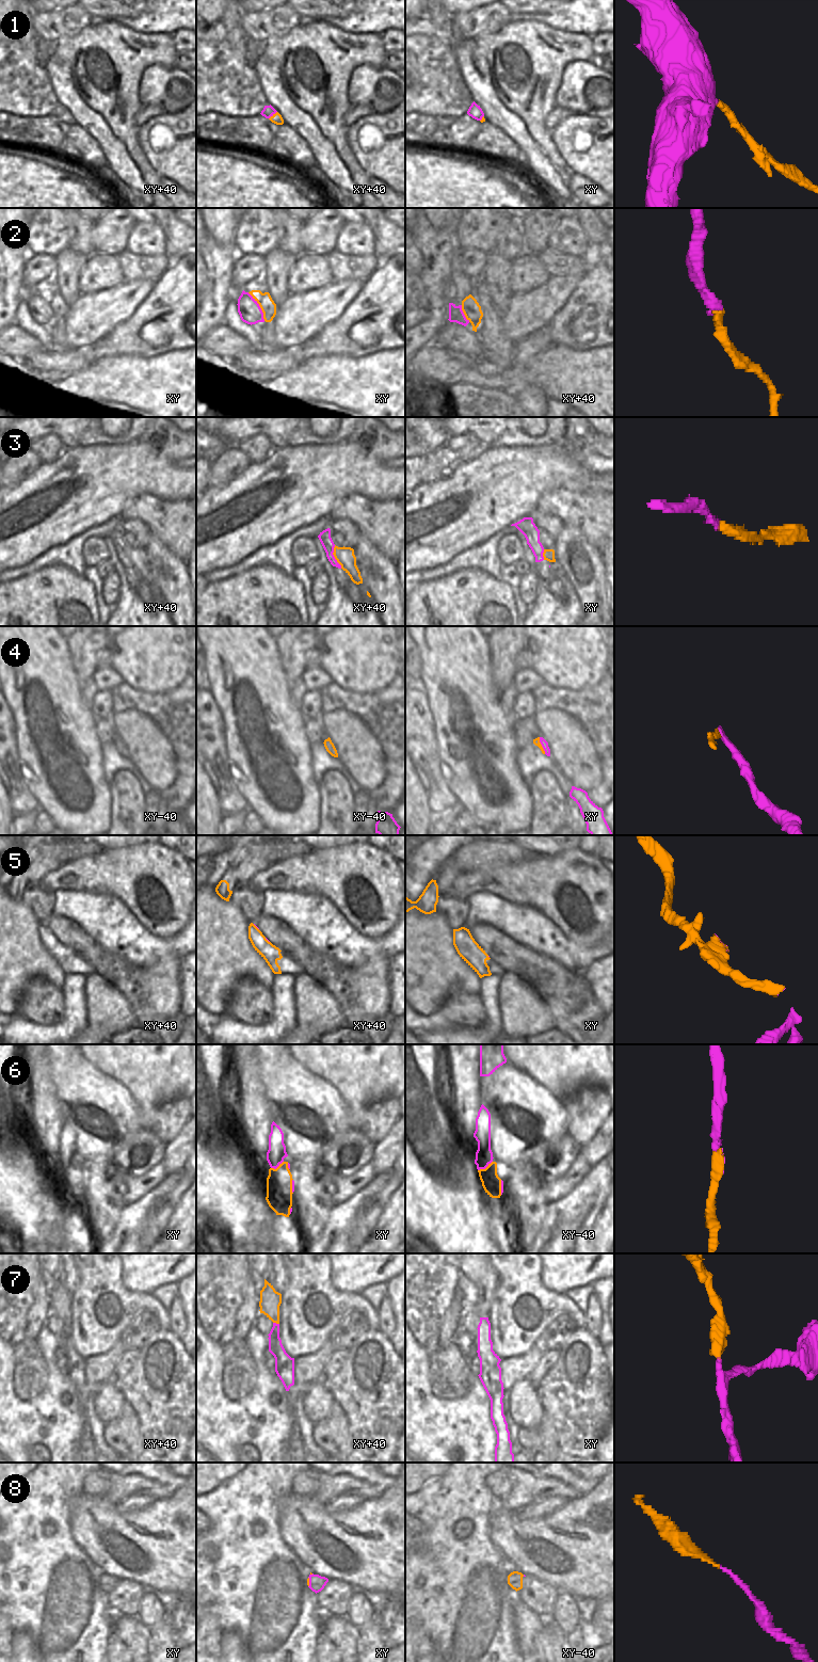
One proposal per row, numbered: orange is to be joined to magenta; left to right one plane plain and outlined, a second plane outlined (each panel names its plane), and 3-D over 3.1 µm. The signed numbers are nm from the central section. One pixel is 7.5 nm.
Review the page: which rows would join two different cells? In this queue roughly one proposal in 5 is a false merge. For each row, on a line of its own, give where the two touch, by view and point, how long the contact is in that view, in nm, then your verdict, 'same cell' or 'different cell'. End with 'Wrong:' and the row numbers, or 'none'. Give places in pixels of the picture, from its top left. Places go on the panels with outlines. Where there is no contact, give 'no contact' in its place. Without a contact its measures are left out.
1: contact xy+40 (272, 115); length 90 nm; different cell
2: contact xy (259, 306); length 260 nm; same cell
3: contact xy+40 (334, 557); length 190 nm; same cell
4: contact xy (542, 746); length 140 nm; different cell
5: contact xy+40 (256, 926); length 60 nm; same cell
6: contact xy-40 (484, 1168); length 130 nm; same cell
7: contact xy+40 (275, 1323); length 50 nm; same cell
8: contact xy (309, 1582); length 80 nm; same cell
Wrong: 1, 4

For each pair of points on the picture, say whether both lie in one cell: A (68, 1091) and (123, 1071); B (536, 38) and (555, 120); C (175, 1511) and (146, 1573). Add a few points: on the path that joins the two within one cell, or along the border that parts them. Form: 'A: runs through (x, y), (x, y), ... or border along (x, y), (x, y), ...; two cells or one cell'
A: border along (89, 1061), (117, 1080), (129, 1091); two cells
B: border along (555, 106), (546, 117), (546, 128), (549, 131); two cells
C: runs through (173, 1527), (174, 1539), (156, 1557); one cell

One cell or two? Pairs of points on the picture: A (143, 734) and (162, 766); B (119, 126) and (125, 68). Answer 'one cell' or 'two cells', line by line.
A: one cell
B: one cell

